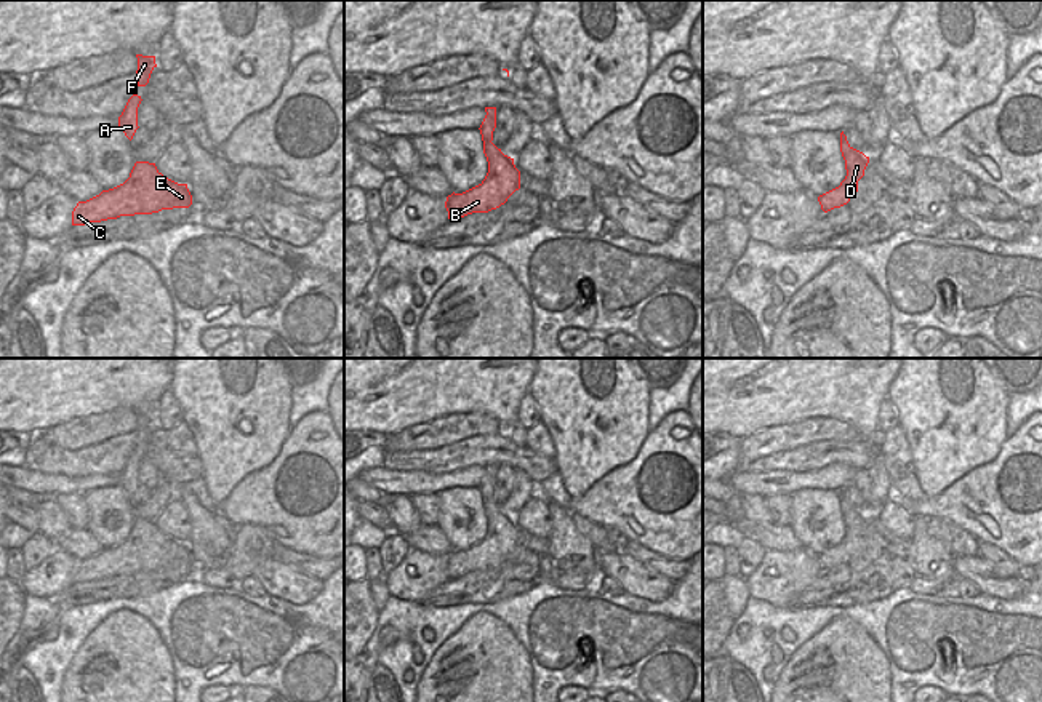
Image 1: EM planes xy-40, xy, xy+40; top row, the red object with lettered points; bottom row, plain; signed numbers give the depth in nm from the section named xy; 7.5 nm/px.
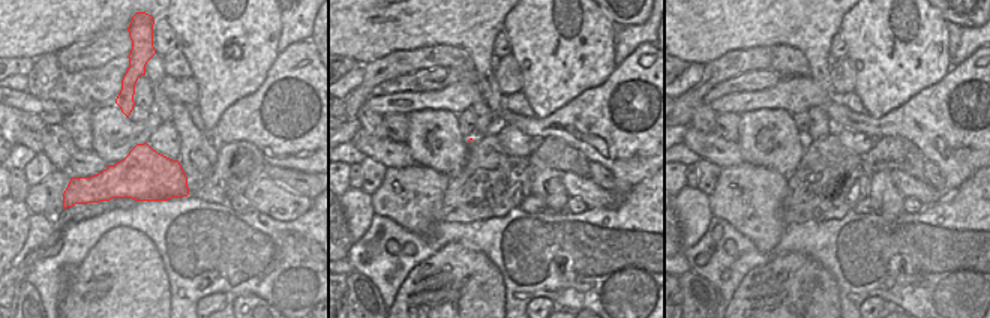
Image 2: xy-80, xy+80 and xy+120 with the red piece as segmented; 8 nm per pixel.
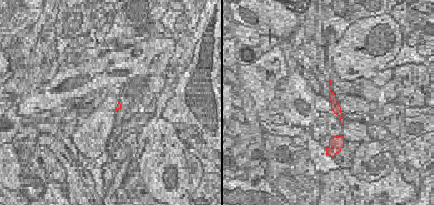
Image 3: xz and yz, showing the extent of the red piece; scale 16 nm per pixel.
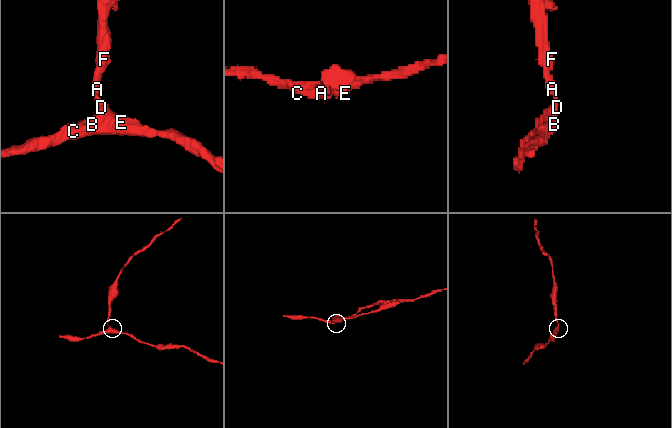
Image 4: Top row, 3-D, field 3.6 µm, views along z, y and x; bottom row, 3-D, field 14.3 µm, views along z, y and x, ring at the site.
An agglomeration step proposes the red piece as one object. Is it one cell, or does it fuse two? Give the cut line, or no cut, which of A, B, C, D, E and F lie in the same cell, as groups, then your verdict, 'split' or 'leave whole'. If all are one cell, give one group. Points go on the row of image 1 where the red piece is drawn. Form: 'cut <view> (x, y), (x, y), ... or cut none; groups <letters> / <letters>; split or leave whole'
cut none; groups A B C D E F; leave whole

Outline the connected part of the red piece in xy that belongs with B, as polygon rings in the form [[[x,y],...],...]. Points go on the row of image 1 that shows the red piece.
[[[485,107],[485,112],[487,115],[479,130],[488,162],[488,173],[479,185],[463,193],[453,192],[447,197],[445,208],[450,221],[458,221],[472,213],[496,209],[520,189],[520,171],[515,168],[514,158],[504,155],[491,142],[496,128],[496,107]]]

